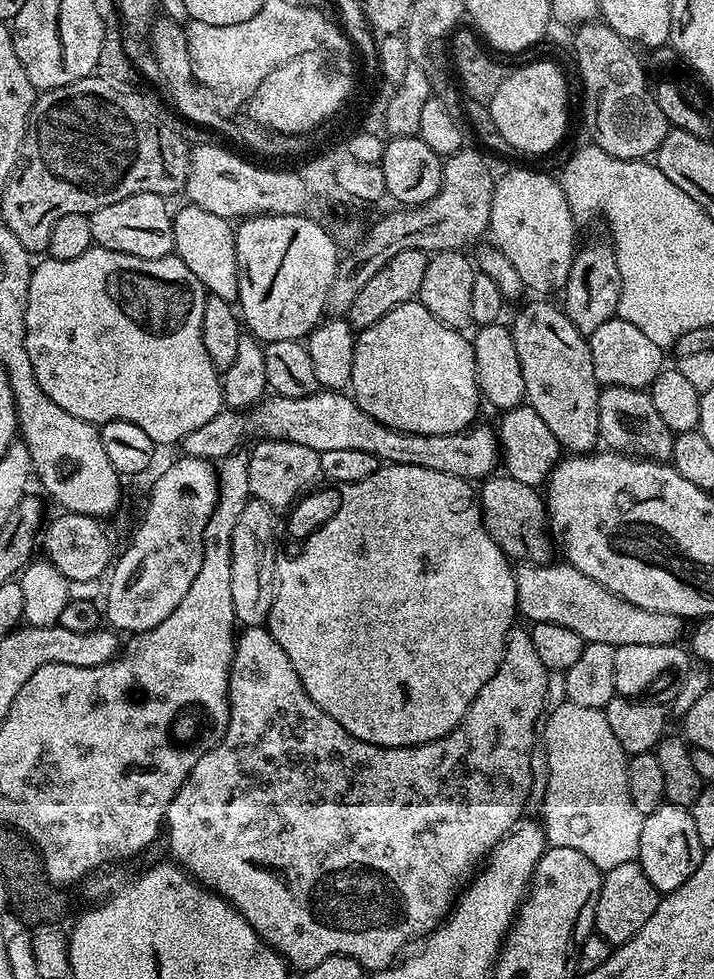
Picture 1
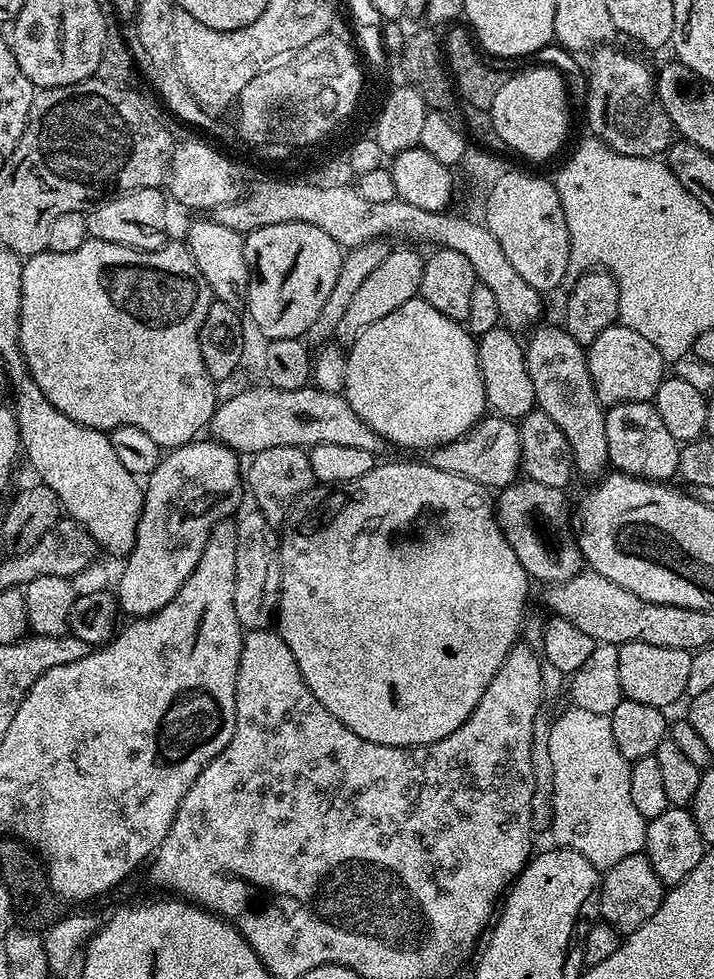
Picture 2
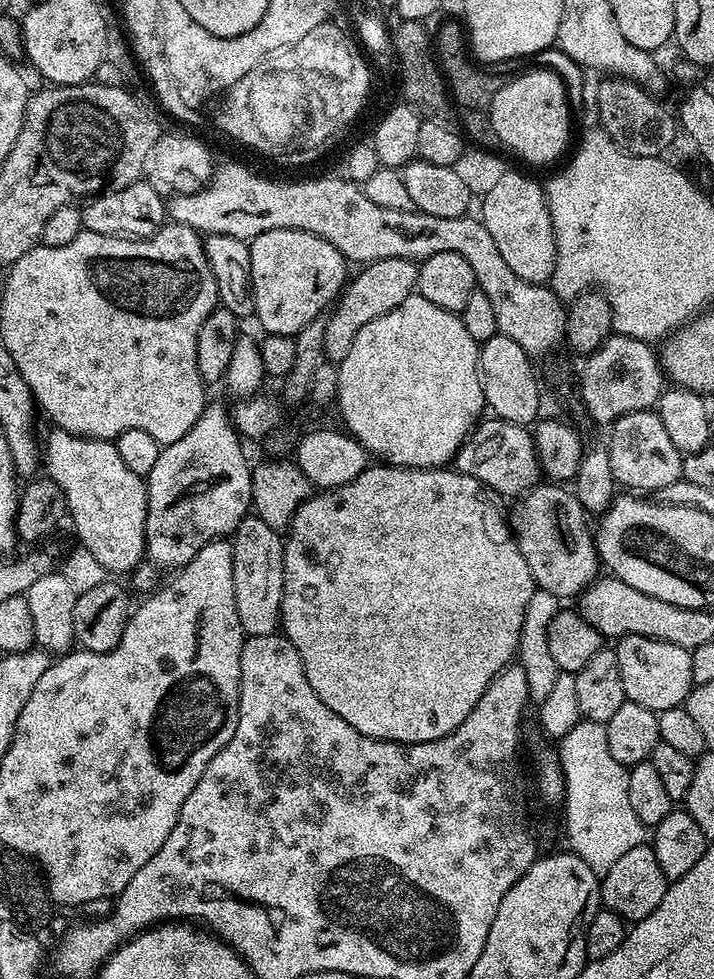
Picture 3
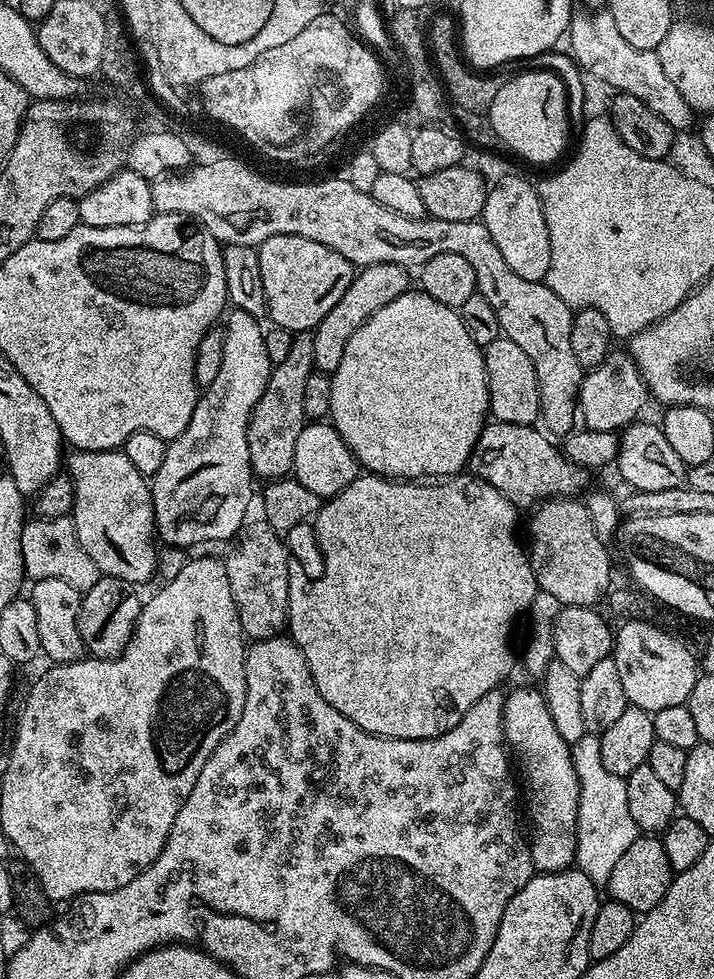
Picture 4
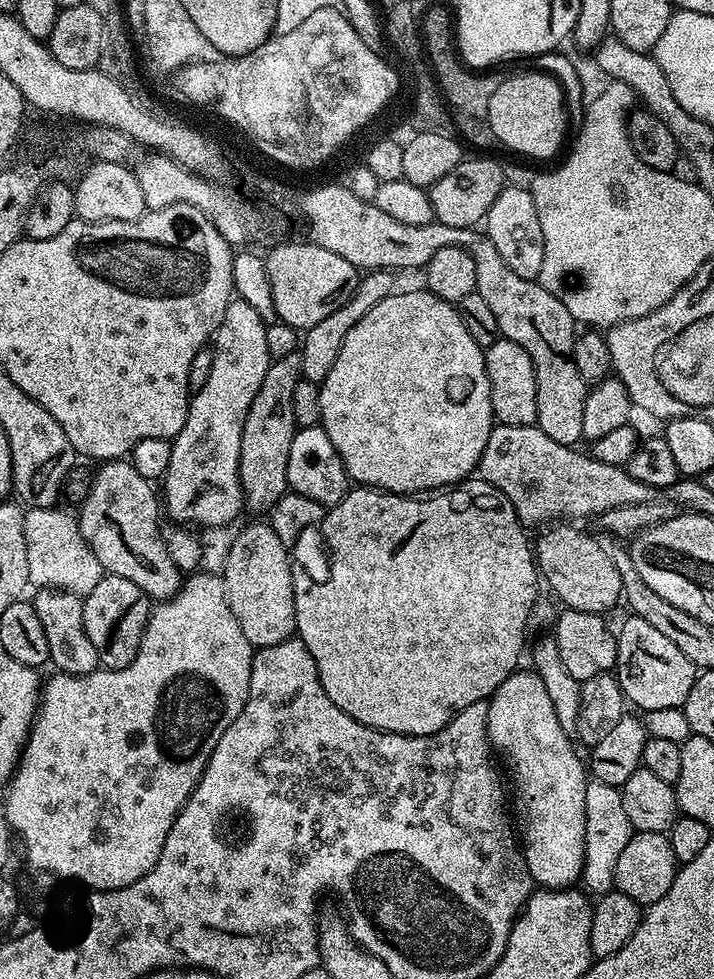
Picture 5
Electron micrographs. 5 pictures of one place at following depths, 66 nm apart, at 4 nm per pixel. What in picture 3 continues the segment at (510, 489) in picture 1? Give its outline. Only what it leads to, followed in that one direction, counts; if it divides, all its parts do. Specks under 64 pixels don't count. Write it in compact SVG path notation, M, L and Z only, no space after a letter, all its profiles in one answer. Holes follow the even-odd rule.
M544 482L519 497L516 509L510 512L510 527L526 566L530 566L537 589L549 591L559 598L579 597L580 593L601 575L602 565L596 552L593 529L588 529L590 513L583 508L575 491L556 482Z

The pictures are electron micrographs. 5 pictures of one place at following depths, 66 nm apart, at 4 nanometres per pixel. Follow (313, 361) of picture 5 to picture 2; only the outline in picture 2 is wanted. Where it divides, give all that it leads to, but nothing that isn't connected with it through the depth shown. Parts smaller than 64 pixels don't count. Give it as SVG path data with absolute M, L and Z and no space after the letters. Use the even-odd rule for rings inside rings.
M396 246L388 253L388 257L370 275L362 287L354 294L350 301L350 307L345 310L344 315L336 327L335 339L341 345L351 346L369 326L374 326L378 318L386 318L386 314L394 314L406 302L417 299L422 286L422 270L424 269L425 257L419 256L412 246Z

